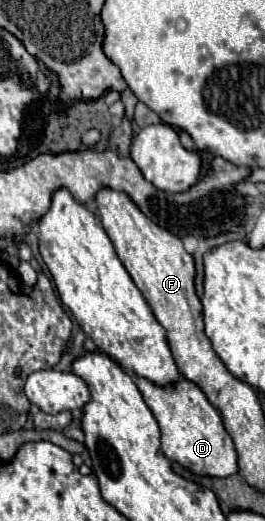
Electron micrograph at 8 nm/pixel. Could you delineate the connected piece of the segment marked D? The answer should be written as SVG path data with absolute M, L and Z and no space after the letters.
M136 377L136 387L140 389L146 405L152 409L160 425L162 451L168 459L178 461L180 465L198 475L228 477L238 471L234 443L226 433L218 411L208 403L206 395L196 383L188 379L178 379L170 385L160 387L146 377Z

